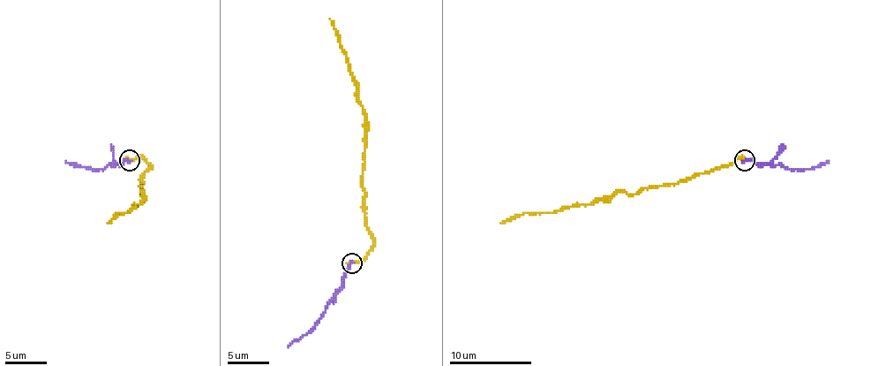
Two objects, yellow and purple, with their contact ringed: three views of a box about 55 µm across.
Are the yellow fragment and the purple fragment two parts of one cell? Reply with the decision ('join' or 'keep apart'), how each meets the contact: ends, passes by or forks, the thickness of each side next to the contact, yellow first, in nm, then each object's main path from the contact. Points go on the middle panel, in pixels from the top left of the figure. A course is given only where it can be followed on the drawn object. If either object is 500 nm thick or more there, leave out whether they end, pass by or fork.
join; yellow ends there; purple ends there; 300 nm thick on the yellow side, 260 nm on the other; yellow runs (352, 263), (363, 258), (372, 244), (364, 211), (363, 186), (364, 110), (358, 99), (356, 80), (329, 19); purple runs (352, 263), (344, 287), (327, 306), (323, 316), (288, 347)

